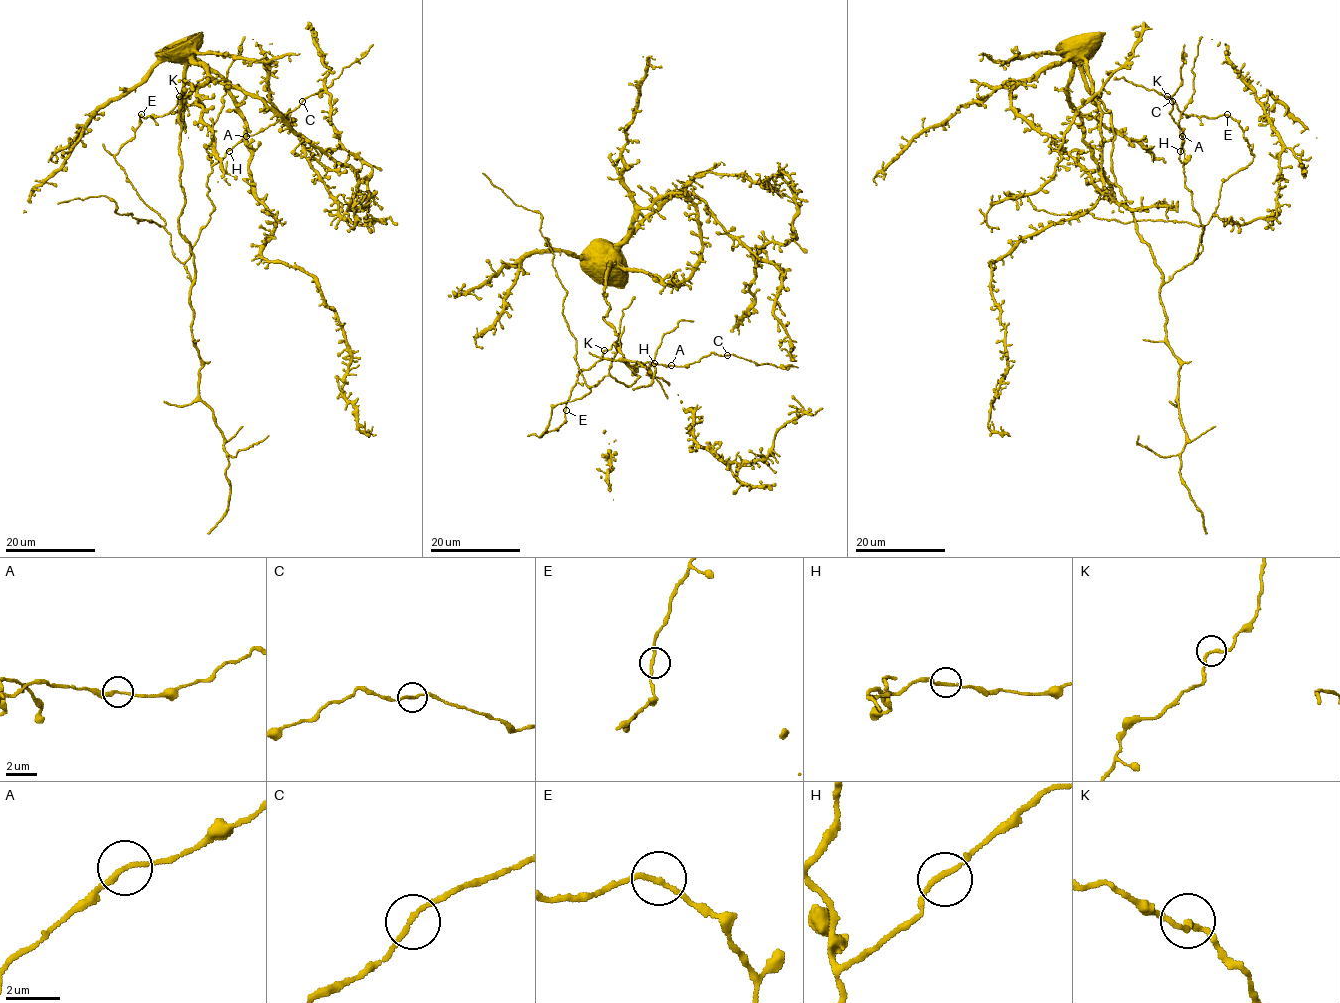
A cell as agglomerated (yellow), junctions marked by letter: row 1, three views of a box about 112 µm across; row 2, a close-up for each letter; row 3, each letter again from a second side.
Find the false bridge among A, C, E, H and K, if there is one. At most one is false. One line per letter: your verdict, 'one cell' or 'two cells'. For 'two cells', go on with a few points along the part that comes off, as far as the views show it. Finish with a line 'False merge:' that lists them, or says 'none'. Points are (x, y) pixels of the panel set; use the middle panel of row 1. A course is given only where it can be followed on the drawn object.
A: one cell
C: one cell
E: one cell
H: one cell
K: one cell
False merge: none

